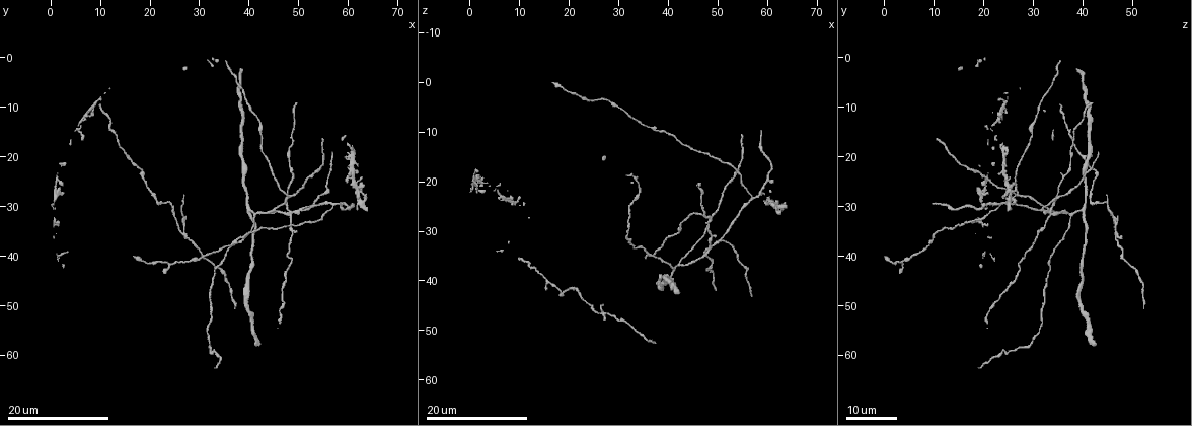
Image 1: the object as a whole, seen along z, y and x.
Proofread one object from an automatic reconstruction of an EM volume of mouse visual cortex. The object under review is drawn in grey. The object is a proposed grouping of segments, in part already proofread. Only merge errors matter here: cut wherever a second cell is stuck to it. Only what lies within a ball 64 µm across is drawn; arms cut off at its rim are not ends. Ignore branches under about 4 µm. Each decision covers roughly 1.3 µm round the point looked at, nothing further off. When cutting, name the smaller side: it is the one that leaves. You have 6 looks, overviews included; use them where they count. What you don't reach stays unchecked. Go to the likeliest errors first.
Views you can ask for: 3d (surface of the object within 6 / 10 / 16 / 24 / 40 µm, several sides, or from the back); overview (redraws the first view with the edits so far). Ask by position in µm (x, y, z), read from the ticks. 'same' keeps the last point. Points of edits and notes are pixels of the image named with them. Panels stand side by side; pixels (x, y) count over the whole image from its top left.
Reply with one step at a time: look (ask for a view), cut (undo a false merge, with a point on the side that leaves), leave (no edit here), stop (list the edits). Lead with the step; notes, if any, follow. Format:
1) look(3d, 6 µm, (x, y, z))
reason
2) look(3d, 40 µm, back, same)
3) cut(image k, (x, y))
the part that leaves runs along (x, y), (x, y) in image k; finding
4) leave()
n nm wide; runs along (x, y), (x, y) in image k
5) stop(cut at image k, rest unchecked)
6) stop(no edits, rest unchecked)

look(3d, 24 µm, (48.0, 31.5, 34.0))

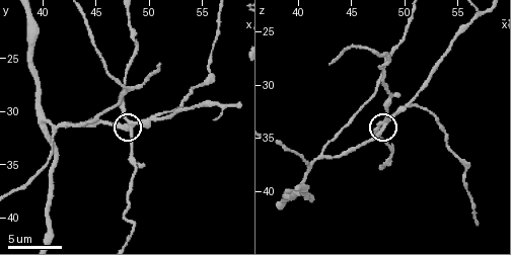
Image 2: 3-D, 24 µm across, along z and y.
look(3d, 10 µm, (48.4, 31.6, 33.6))
closer look

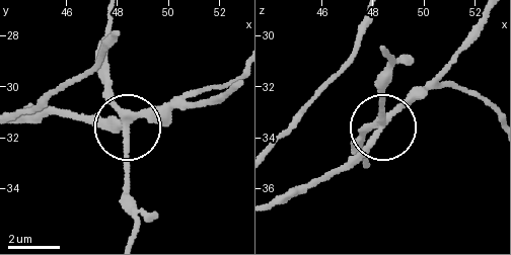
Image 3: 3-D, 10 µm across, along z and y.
cut(image 3, (116, 106))
280 nm wide; the part that leaves runs along (144, 114), (127, 128), (134, 232) in image 3; two cells meet here

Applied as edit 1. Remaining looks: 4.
look(3d, 24 µm, (27.0, 35.5, 46.5))
four-way junction

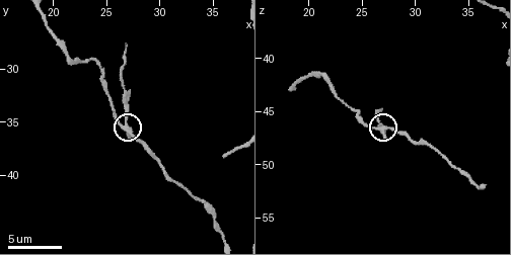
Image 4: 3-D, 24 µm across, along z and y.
look(3d, 6 µm, (26.6, 35.6, 46.6))
closer look

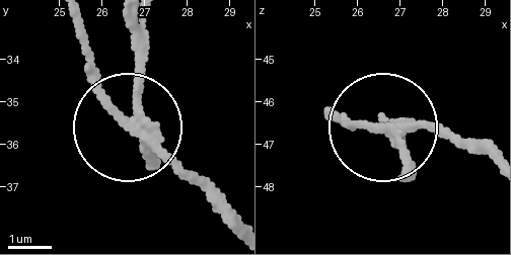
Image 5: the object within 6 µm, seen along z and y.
cut(image 5, (137, 64))
4 arms; the part that leaves runs along (139, 129), (139, 23) in image 5; a second cell is stuck on

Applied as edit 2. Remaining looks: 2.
look(3d, 24 µm, (48.5, 27.5, 27.5))
three arms meet

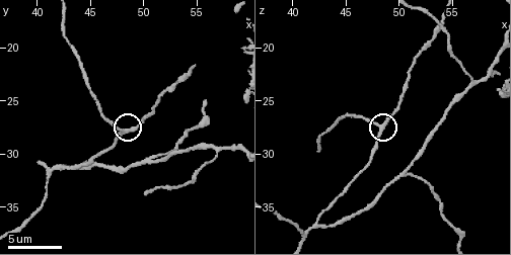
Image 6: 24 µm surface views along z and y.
look(3d, 10 µm, same)
closer look

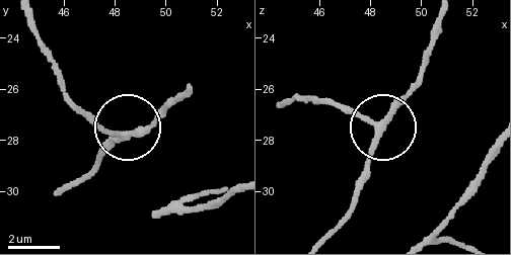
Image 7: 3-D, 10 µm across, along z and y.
leave()
side arm 24 µm; runs along (327, 232), (352, 205), (377, 128), (417, 84) in image 7; one cell here

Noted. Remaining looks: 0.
stop(cut at image 3, cut at image 5, rest unchecked)

